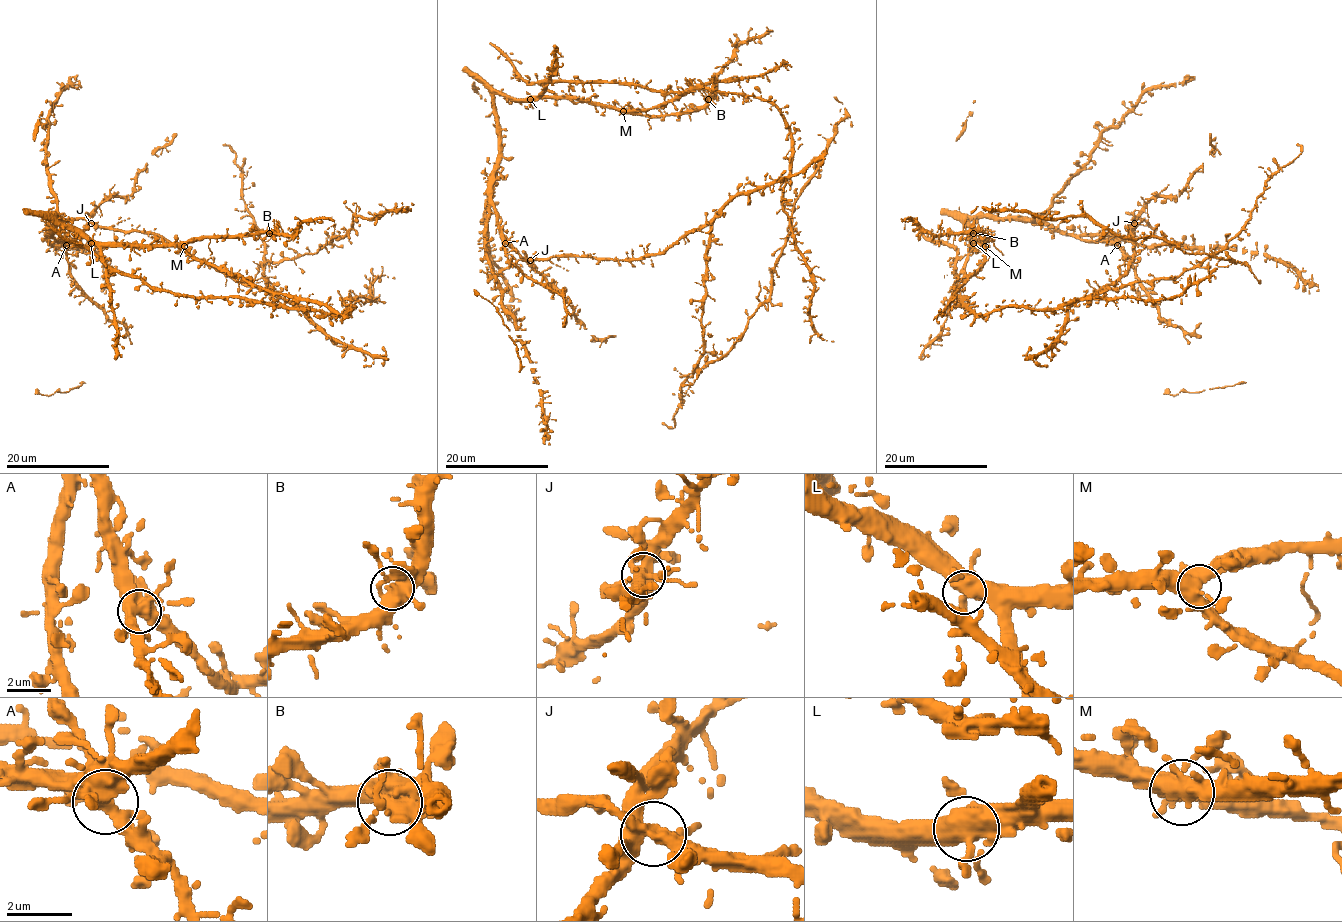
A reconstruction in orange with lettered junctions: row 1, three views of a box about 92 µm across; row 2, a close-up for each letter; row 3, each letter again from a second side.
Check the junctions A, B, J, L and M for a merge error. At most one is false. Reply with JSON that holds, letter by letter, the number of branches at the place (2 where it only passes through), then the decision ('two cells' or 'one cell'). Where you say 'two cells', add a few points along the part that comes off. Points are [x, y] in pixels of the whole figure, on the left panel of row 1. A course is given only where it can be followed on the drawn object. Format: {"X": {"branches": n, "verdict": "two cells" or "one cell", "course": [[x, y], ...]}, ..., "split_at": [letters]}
{"A": {"branches": 5, "verdict": "one cell"}, "B": {"branches": 4, "verdict": "one cell"}, "J": {"branches": 6, "verdict": "two cells", "course": [[91, 223], [154, 232], [272, 291], [263, 267], [316, 254], [354, 216], [406, 208], [395, 212]]}, "L": {"branches": 5, "verdict": "one cell"}, "M": {"branches": 6, "verdict": "one cell"}, "split_at": ["J"]}

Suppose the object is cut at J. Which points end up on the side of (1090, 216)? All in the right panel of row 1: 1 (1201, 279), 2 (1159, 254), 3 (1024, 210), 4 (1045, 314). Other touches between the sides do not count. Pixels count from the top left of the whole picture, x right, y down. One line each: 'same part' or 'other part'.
1: other part
2: other part
3: same part
4: other part

